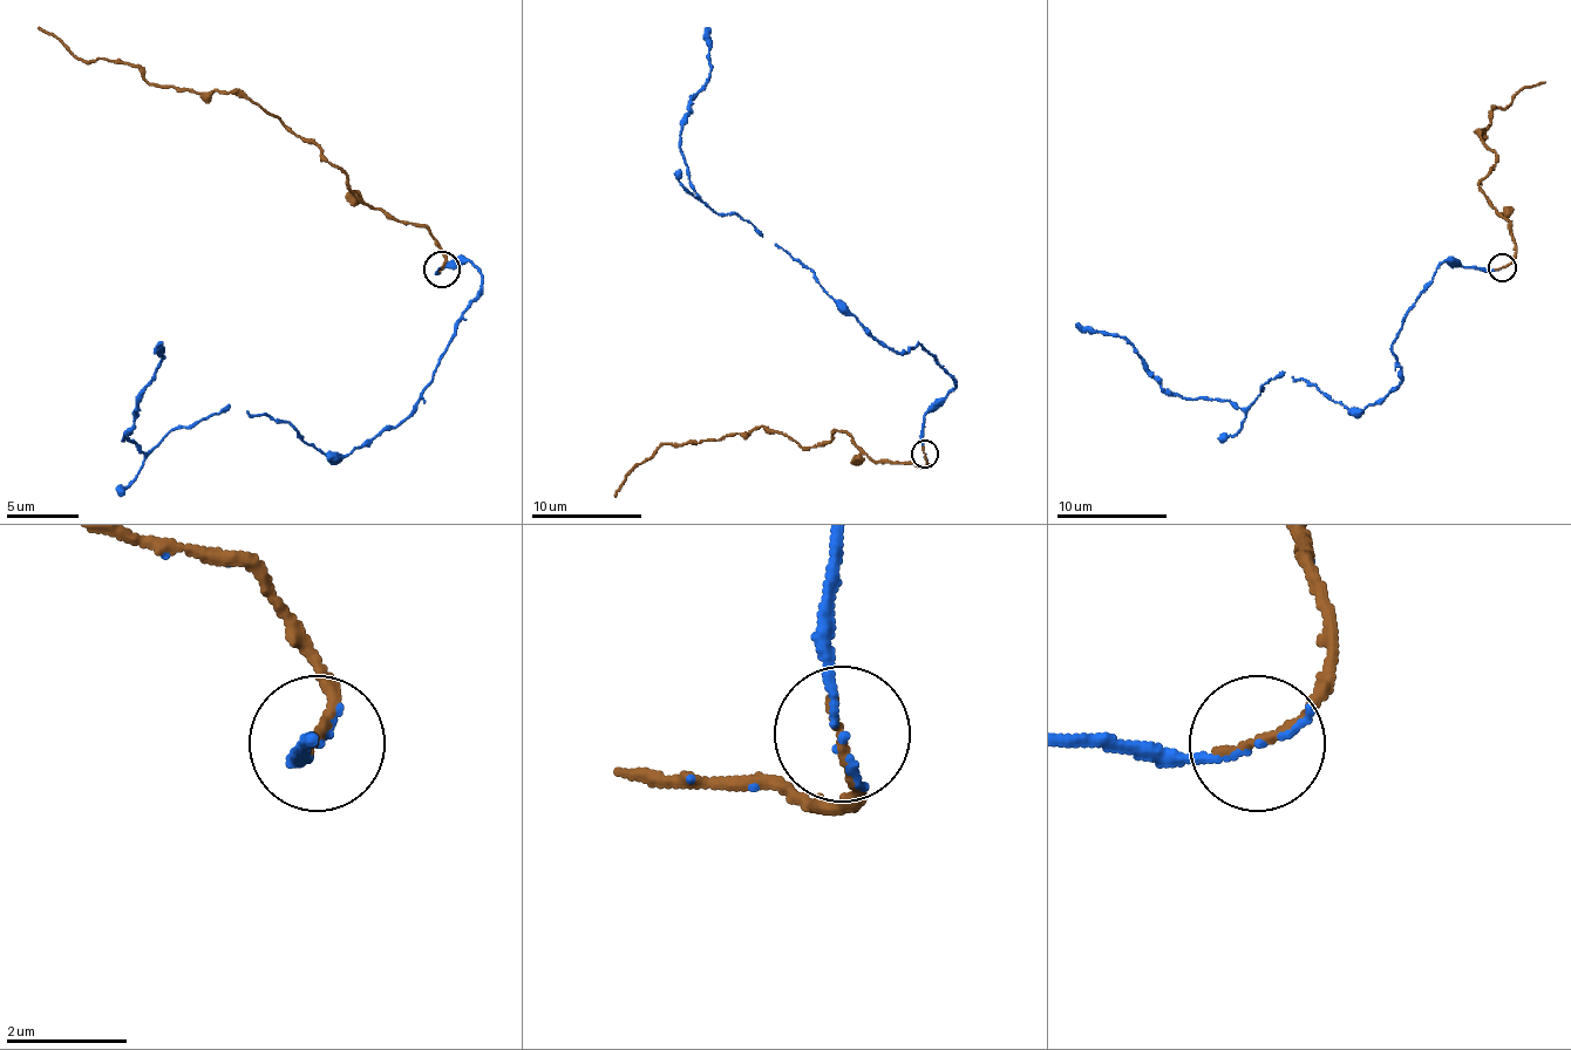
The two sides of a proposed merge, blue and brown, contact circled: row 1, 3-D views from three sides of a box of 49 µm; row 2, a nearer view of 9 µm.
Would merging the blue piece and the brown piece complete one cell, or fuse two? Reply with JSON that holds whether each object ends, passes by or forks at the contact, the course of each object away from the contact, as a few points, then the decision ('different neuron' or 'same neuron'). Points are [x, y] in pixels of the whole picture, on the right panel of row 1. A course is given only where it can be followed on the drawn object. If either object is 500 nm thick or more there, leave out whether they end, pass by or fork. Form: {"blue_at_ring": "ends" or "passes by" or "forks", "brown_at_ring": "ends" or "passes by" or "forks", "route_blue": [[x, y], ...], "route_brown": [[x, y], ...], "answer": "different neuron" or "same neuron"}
{"blue_at_ring": "ends", "brown_at_ring": "ends", "route_blue": [[1503, 267], [1434, 272], [1395, 388], [1362, 410], [1283, 372], [1248, 407], [1172, 396], [1076, 322]], "route_brown": [[1503, 267], [1514, 259], [1514, 239], [1478, 184], [1495, 154], [1475, 133], [1489, 127], [1491, 108], [1544, 82]], "answer": "same neuron"}

